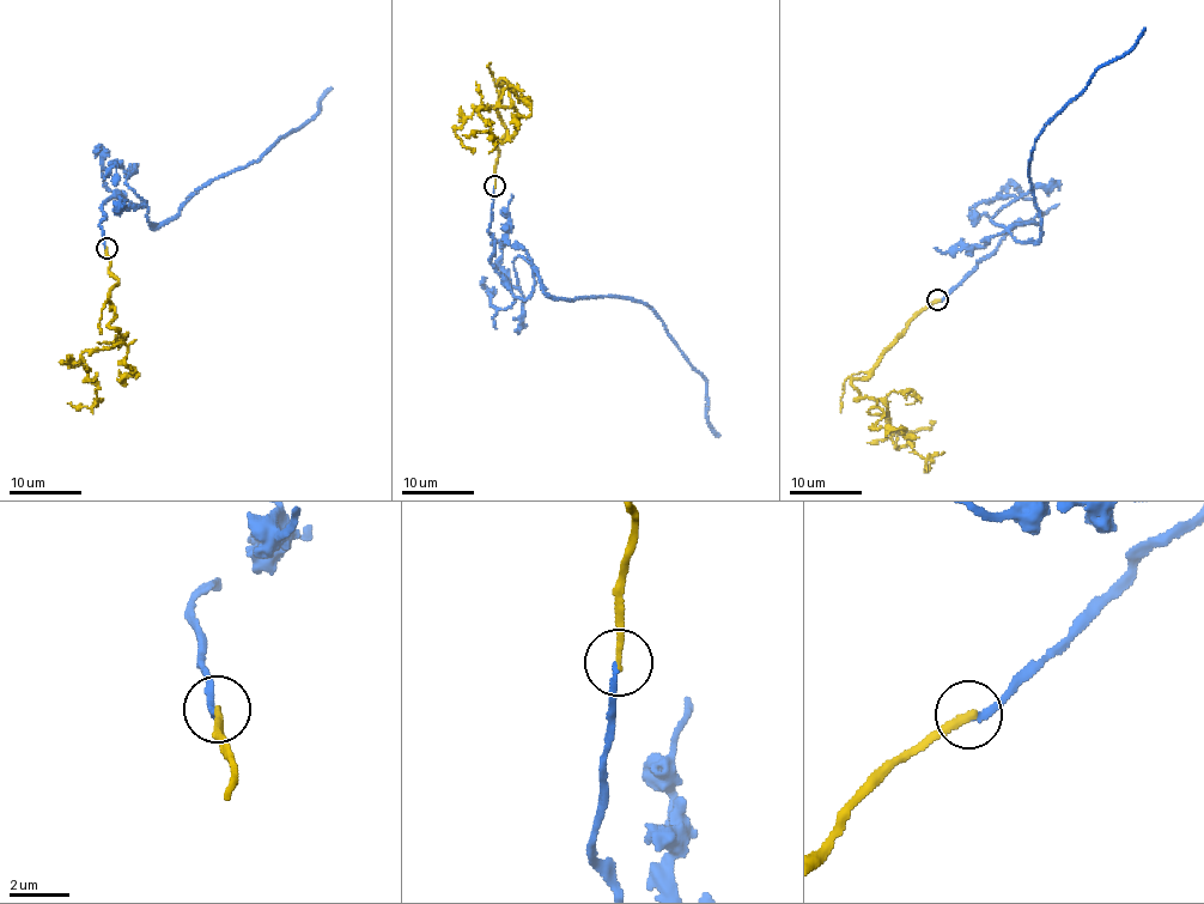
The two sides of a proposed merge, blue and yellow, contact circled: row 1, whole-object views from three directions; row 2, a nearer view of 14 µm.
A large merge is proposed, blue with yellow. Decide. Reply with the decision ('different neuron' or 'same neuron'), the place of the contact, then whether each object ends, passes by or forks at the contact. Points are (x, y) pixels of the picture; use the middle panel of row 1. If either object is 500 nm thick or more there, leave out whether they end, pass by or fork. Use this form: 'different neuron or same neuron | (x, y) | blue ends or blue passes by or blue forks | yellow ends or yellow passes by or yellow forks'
different neuron | (494, 186) | blue ends | yellow ends

